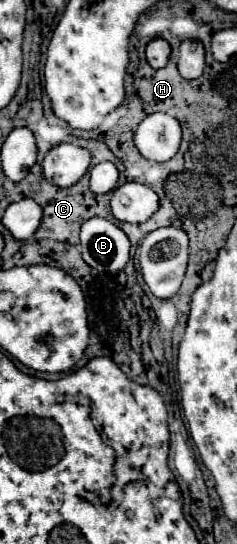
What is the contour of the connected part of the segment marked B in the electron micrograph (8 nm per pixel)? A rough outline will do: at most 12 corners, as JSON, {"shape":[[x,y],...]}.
{"shape":[[109,219],[81,225],[81,255],[101,273],[121,271],[131,243]]}

